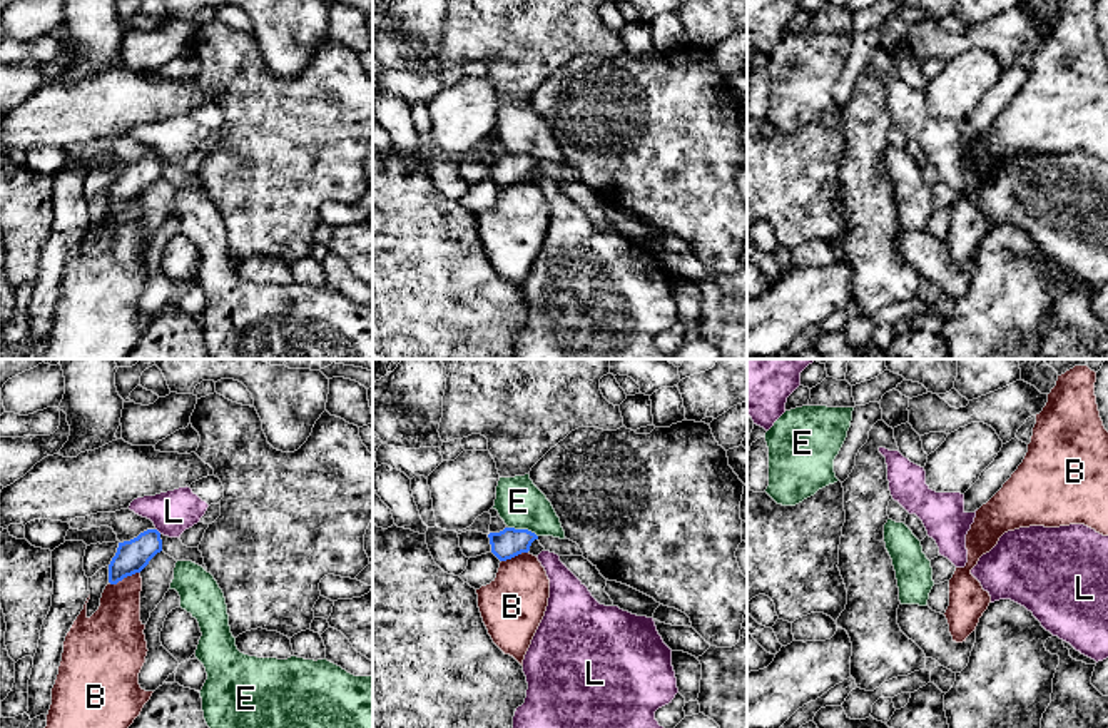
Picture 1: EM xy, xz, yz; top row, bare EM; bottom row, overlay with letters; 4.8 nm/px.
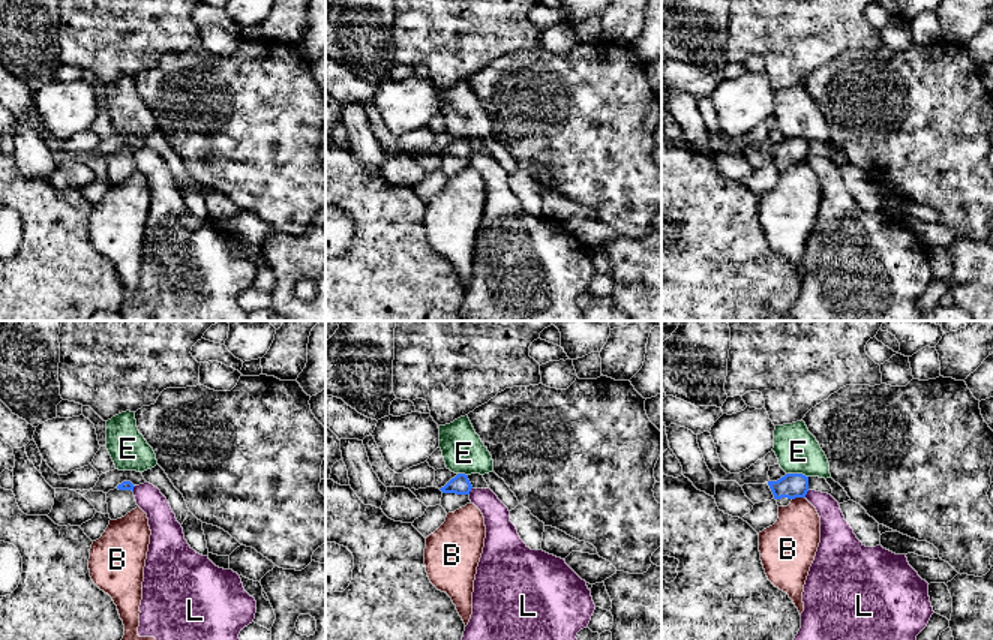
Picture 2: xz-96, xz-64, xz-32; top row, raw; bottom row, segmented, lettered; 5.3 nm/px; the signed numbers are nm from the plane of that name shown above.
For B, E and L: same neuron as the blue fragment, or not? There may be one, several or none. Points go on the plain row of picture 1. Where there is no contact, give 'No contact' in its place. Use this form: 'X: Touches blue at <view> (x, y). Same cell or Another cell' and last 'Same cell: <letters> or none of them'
B: Touches blue at xy (124, 202). Another cell
E: Touches blue at xz (523, 156). Another cell
L: Touches blue at xy (157, 157). Another cell
Same cell: none of them

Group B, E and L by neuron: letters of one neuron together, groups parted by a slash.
B / E / L

